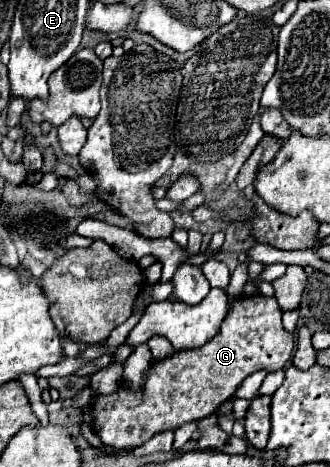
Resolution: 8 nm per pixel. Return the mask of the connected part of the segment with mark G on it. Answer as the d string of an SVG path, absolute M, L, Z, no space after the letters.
M262 294L238 296L232 302L218 334L212 340L208 340L204 346L192 348L192 350L180 350L180 352L174 352L162 360L154 360L150 364L150 368L144 372L144 378L142 378L142 384L138 390L132 390L130 386L120 382L112 394L108 394L108 396L96 394L92 400L92 416L94 416L96 436L102 440L104 446L122 450L122 448L140 446L140 444L148 442L152 436L166 432L166 430L174 430L174 428L182 426L184 422L202 420L202 418L214 414L220 404L230 400L234 396L236 388L242 384L242 380L246 376L250 376L252 372L282 370L282 366L286 364L286 360L292 354L292 348L294 348L292 334L286 332L282 326L282 310L278 310L278 302L274 296L262 296Z

